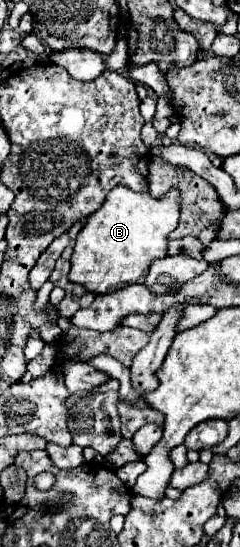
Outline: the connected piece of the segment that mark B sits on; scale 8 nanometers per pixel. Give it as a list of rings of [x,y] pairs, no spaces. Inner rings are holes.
[[[122,185],[114,187],[106,197],[106,205],[78,233],[68,279],[96,295],[112,293],[132,283],[144,283],[152,261],[166,257],[168,233],[178,225],[178,205],[180,191],[176,189],[170,189],[164,199],[154,199],[150,193],[136,193]]]

